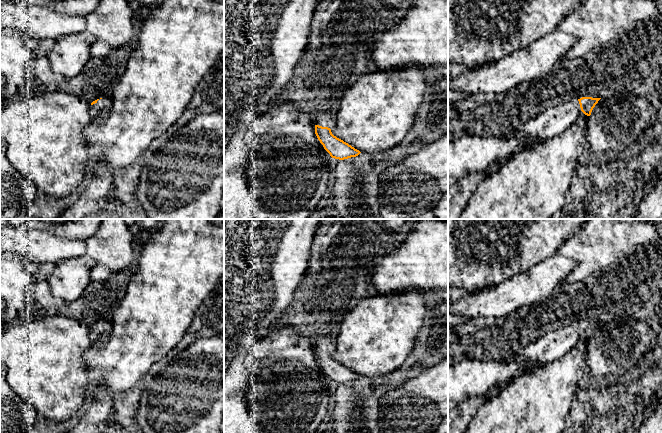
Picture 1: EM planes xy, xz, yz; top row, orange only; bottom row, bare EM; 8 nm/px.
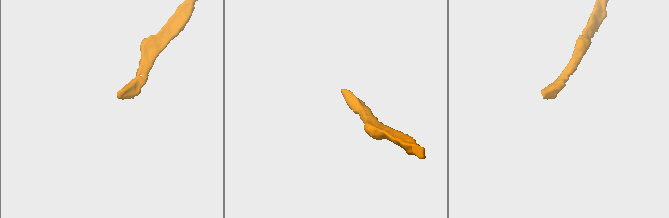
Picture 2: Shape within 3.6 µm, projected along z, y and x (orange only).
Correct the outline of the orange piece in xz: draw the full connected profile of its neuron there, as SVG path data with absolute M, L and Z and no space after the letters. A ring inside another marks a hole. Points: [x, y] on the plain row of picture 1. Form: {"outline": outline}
{"outline": "M321 334L314 347L318 364L332 382L344 384L361 377L332 358L331 353L335 350L335 340L329 334Z"}

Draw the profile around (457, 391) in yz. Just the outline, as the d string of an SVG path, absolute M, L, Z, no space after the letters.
M467 359L448 364L448 414L469 397L485 397L487 400L495 397L498 394L494 391L496 387L539 367L538 364L523 366L506 359Z

